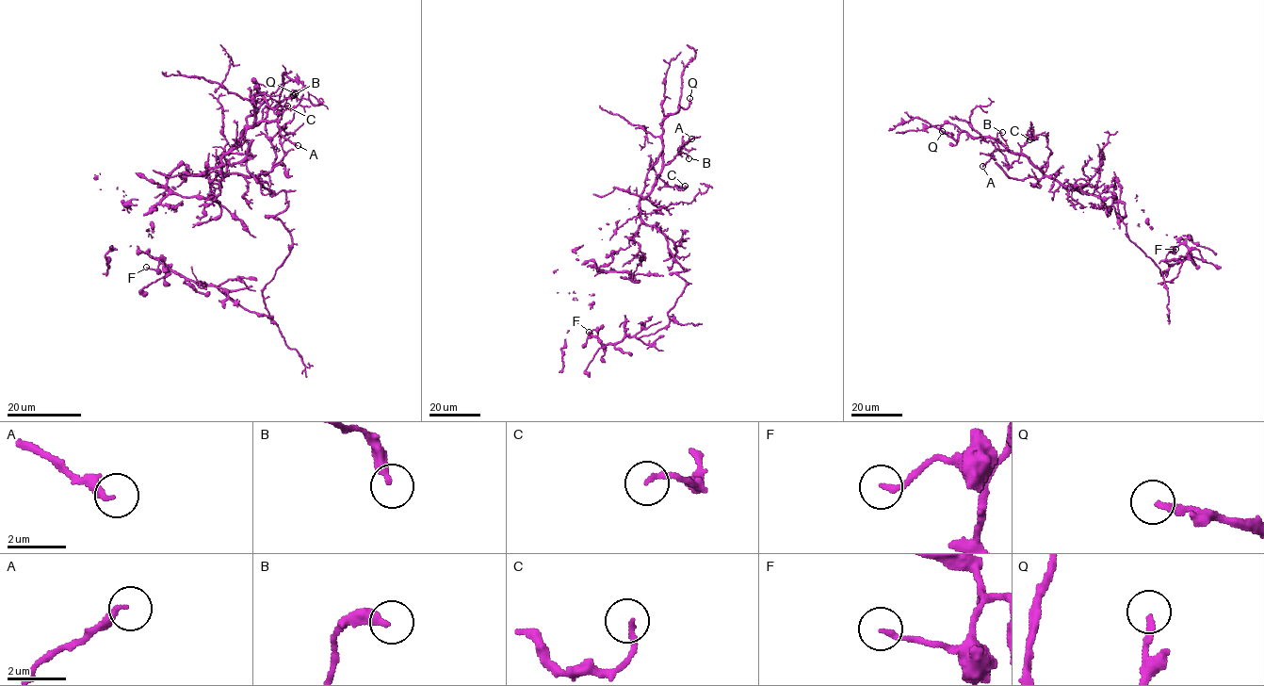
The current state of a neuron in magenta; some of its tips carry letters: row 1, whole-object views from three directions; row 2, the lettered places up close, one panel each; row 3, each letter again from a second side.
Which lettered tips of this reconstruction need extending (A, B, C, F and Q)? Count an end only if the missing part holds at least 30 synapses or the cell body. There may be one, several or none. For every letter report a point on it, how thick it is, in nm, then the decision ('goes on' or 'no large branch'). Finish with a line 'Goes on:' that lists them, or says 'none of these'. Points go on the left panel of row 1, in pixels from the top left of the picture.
A: (298, 145) | 240 nm | goes on
B: (293, 95) | 320 nm | no large branch
C: (287, 106) | 180 nm | no large branch
F: (146, 267) | 170 nm | no large branch
Q: (295, 93) | 180 nm | no large branch
Goes on: A

